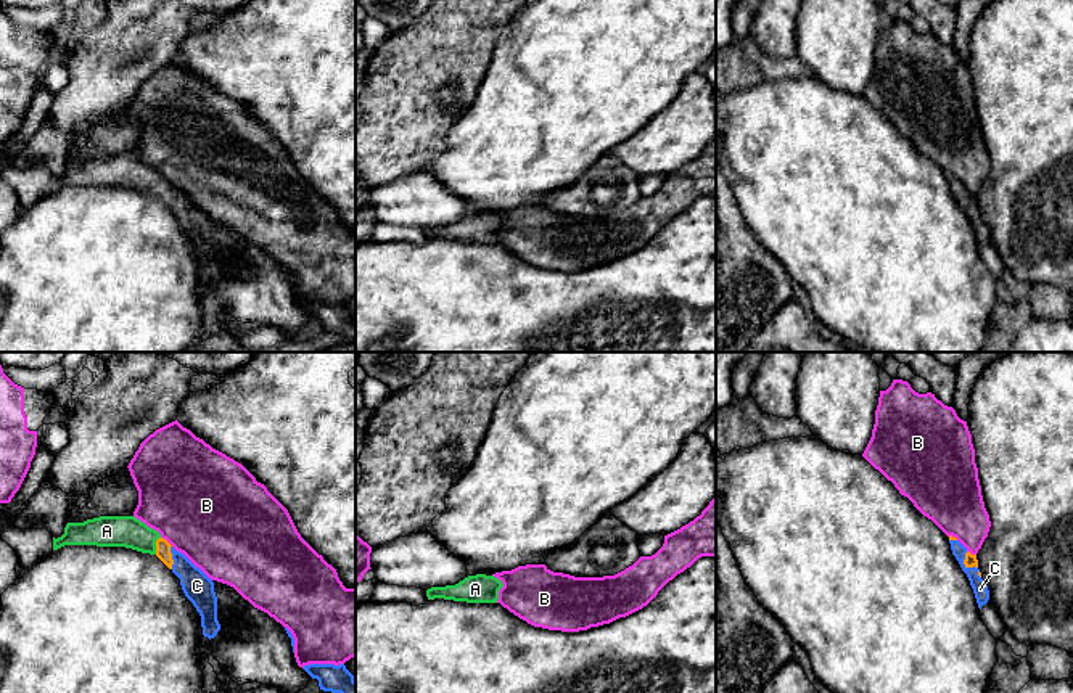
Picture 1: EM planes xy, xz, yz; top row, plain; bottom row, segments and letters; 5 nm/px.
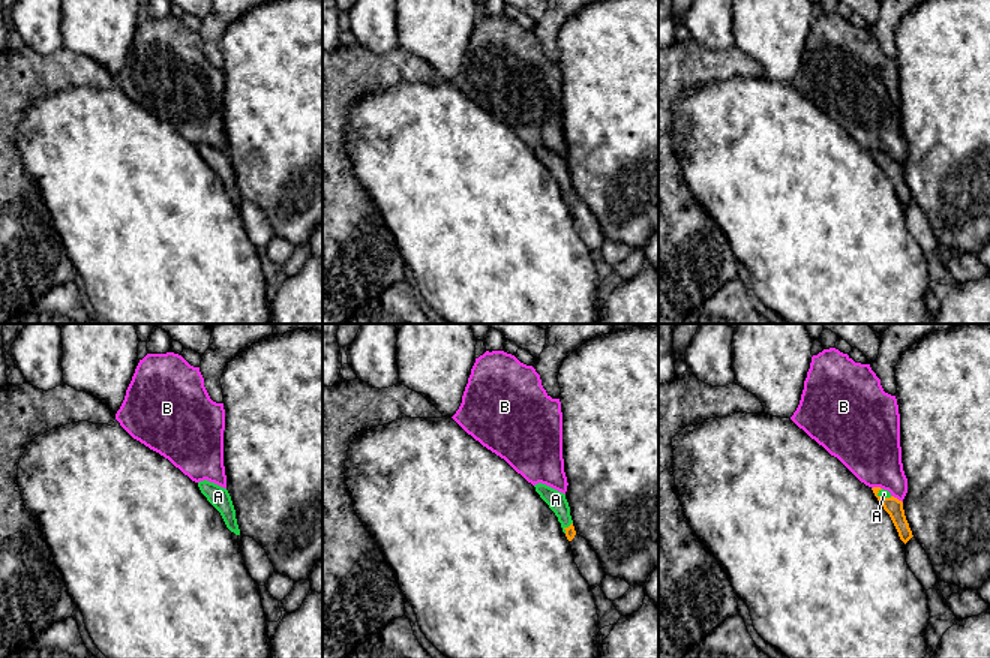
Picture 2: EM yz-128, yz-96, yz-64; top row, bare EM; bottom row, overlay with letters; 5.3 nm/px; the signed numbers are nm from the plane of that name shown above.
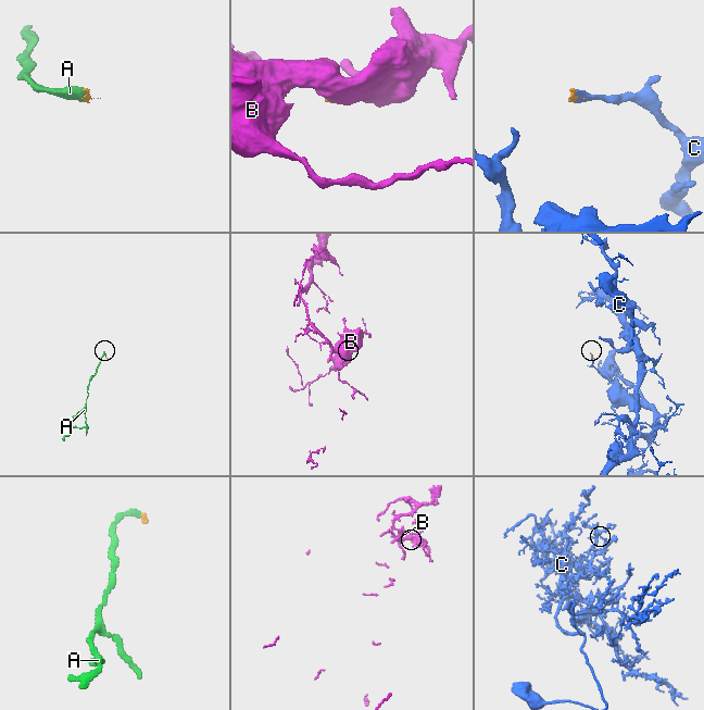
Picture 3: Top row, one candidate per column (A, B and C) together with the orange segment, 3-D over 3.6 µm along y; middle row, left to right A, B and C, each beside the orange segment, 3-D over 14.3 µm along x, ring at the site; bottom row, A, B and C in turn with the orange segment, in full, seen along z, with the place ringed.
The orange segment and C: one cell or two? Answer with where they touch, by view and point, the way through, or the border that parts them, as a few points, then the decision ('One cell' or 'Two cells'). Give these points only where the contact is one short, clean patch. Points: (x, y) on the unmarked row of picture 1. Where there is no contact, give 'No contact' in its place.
Touches orange at yz (970, 206). Path across: yz (970, 200), (970, 206), (980, 229). One cell

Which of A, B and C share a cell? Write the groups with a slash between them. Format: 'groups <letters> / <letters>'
groups A C / B

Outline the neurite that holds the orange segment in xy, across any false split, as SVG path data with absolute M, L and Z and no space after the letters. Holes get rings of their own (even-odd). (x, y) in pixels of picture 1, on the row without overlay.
M100 156L68 162L64 174L53 177L53 190L64 185L125 187L156 195L180 219L185 236L201 256L203 275L211 280L220 270L212 219L135 156Z

